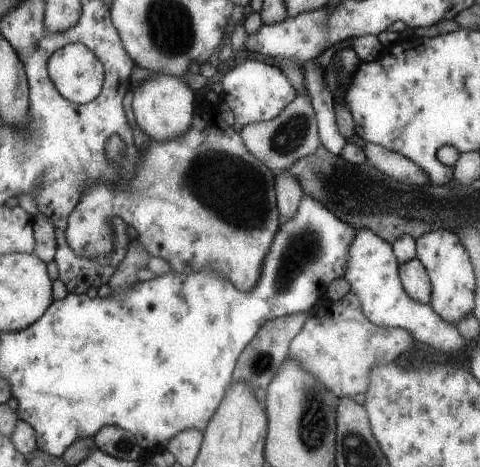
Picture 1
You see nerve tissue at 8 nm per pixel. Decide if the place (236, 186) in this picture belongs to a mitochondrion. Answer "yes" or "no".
yes

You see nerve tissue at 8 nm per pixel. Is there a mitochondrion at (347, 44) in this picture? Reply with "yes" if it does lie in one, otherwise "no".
no

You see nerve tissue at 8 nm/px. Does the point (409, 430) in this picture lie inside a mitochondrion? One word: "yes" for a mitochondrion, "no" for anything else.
no

